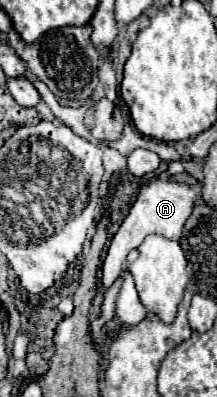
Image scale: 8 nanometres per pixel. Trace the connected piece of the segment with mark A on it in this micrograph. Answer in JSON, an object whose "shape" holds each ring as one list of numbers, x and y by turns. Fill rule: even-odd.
{"shape":[[162,177,162,179,152,179,146,187,142,187,132,209,128,211,126,219,122,221,118,233,114,235,114,239,108,247,108,255,102,265,102,285,108,289,118,279,120,271,126,267,126,255,134,247,138,247,146,235,160,233,168,239,180,239,182,231,184,231,184,223,192,215,194,203,196,203,196,193,186,183,176,183,176,181]]}

